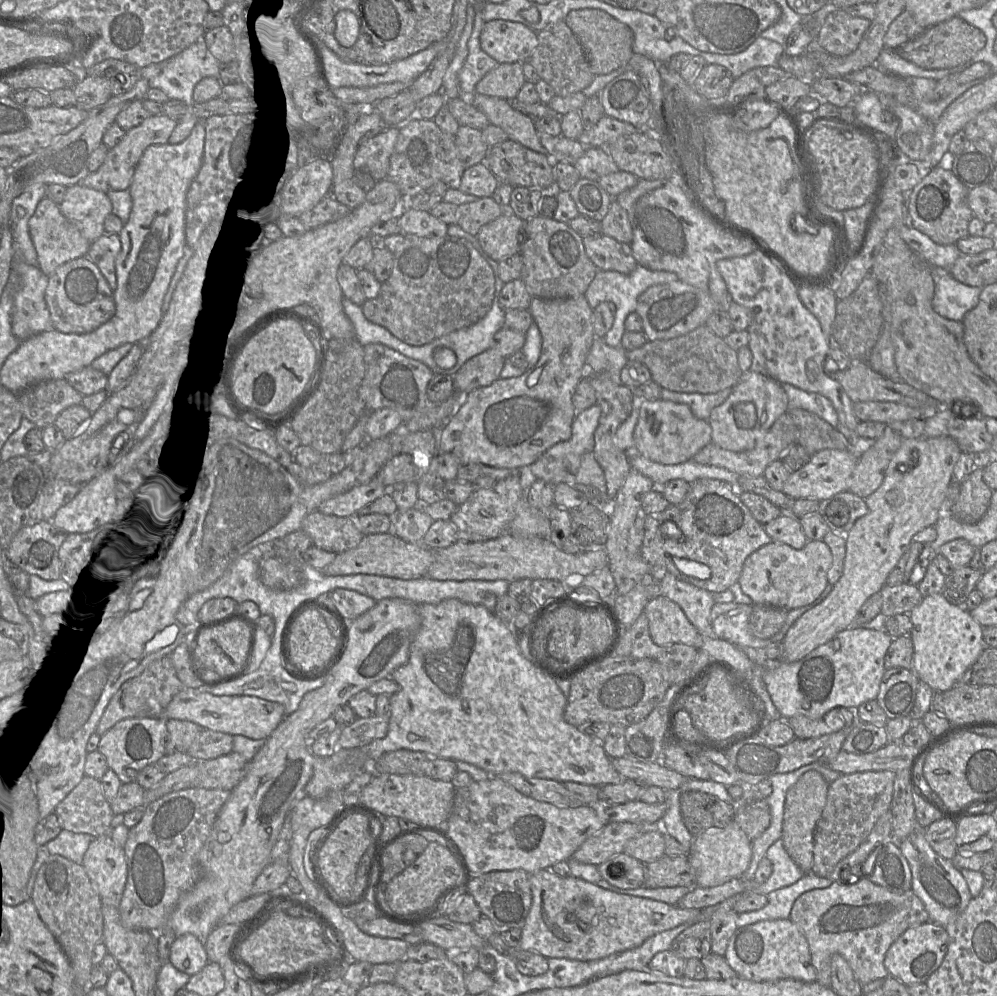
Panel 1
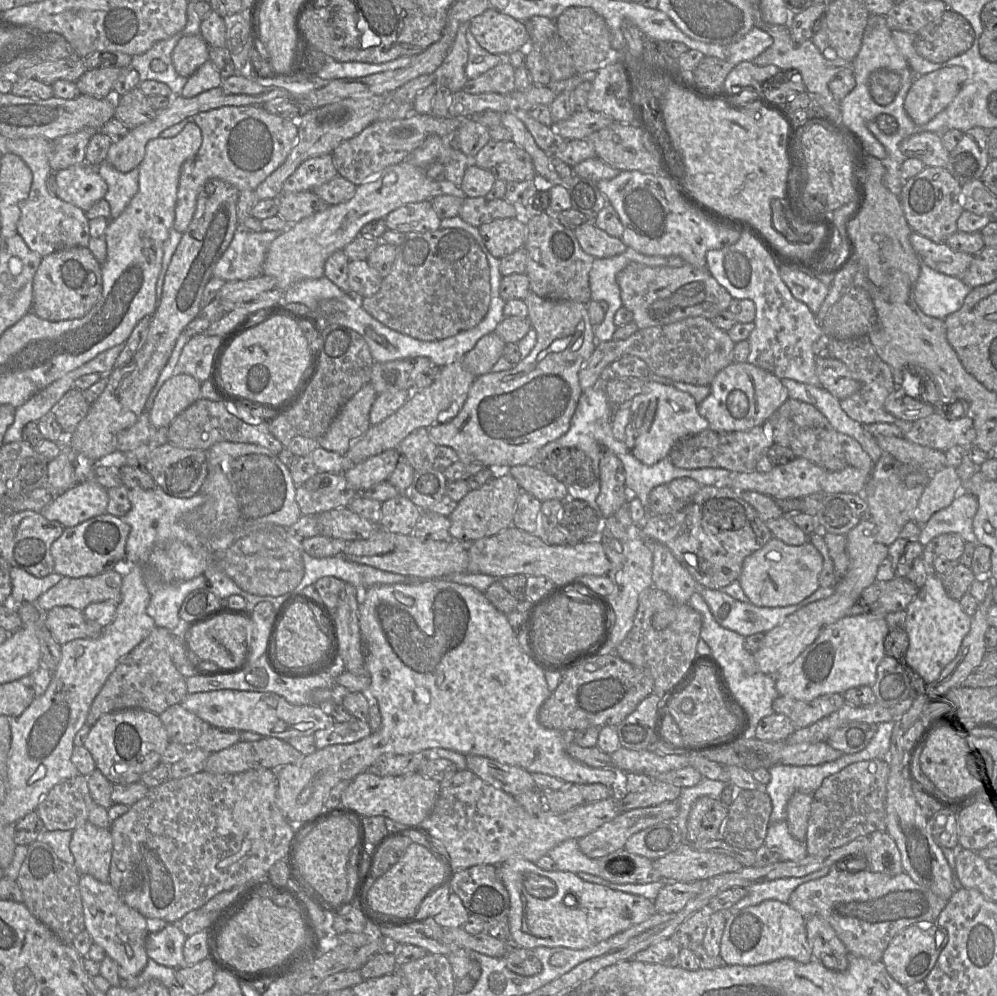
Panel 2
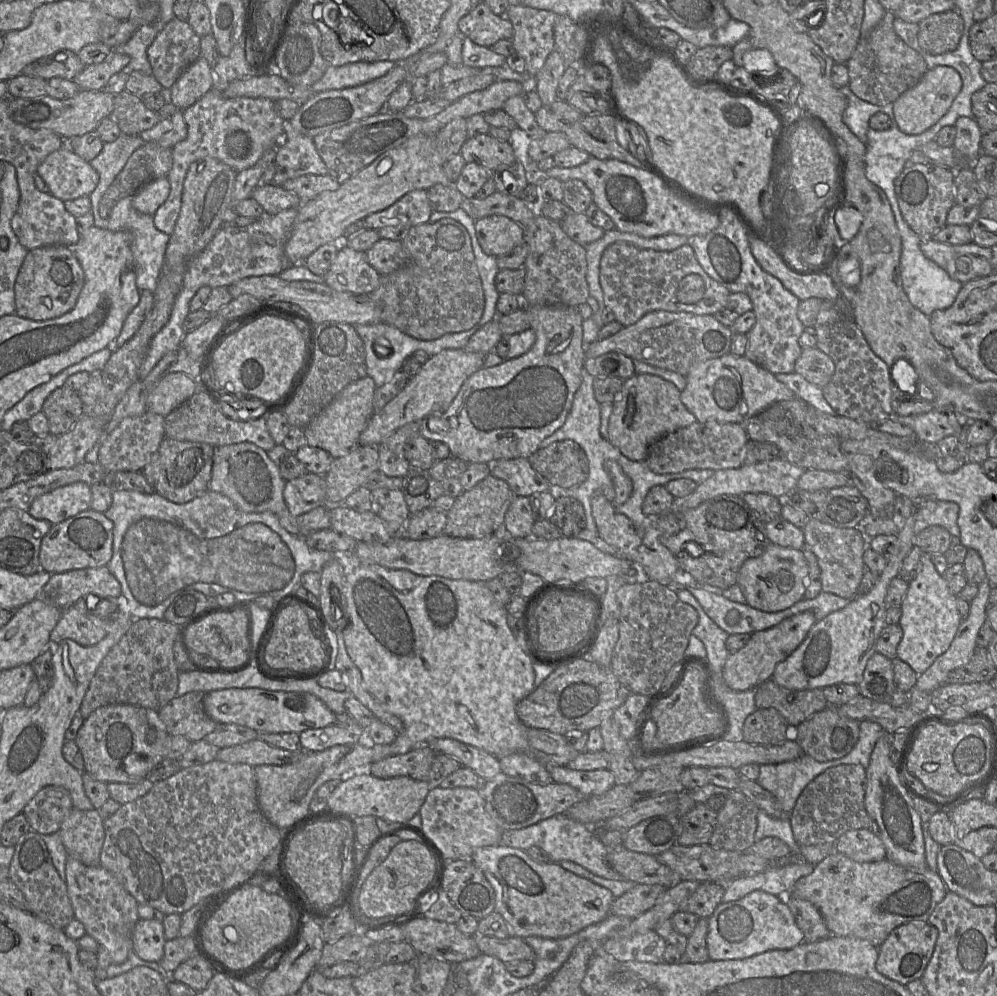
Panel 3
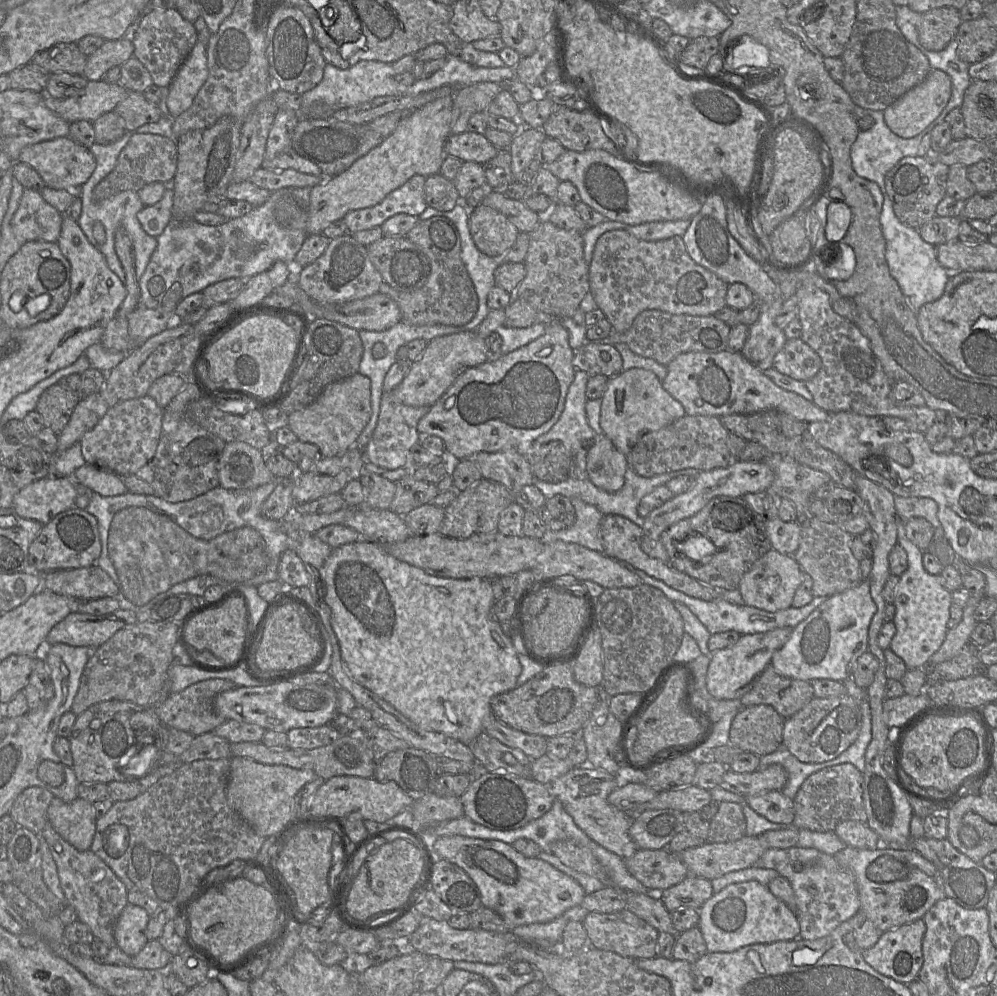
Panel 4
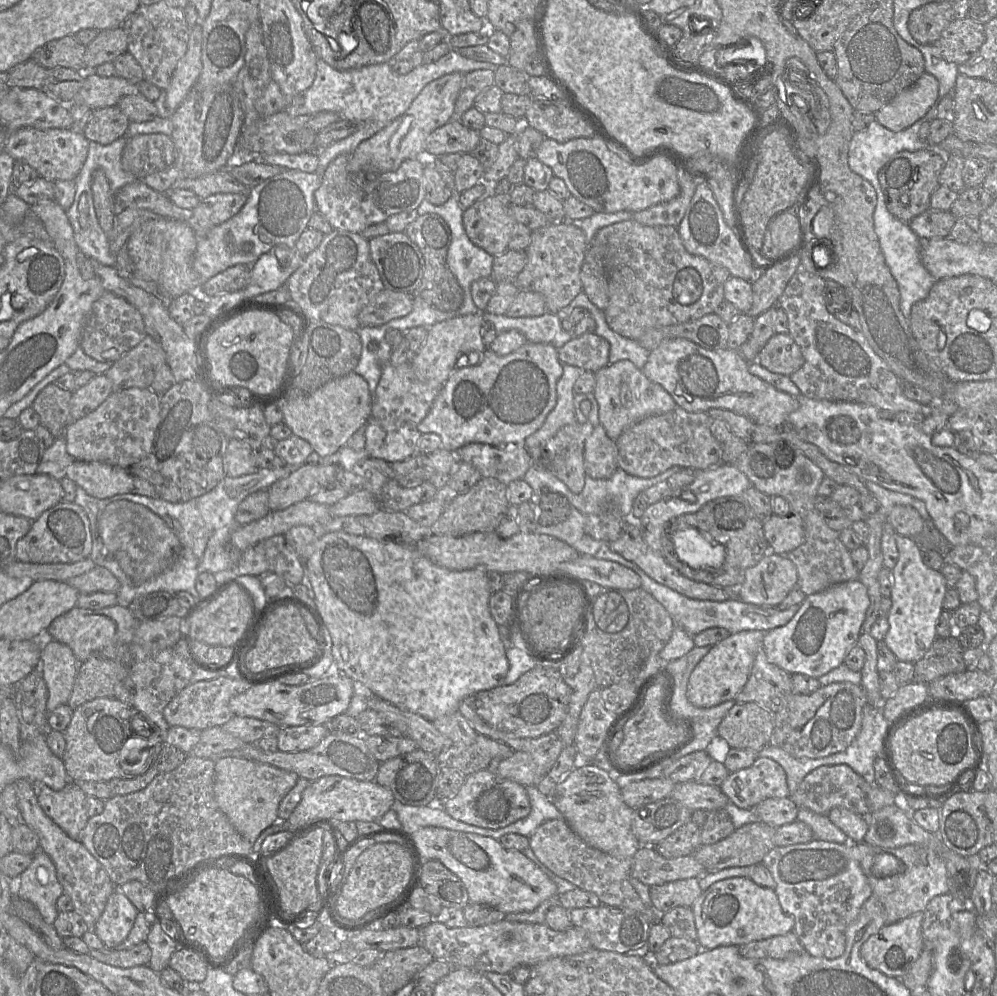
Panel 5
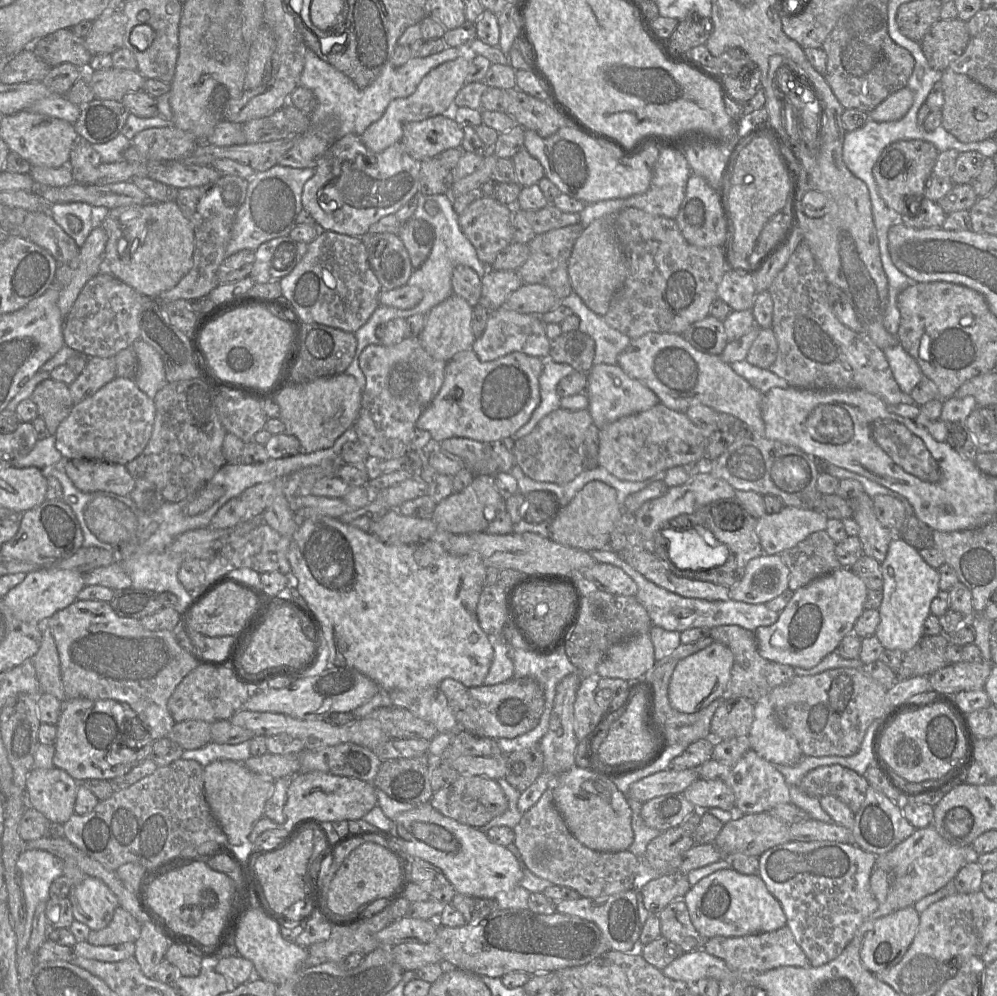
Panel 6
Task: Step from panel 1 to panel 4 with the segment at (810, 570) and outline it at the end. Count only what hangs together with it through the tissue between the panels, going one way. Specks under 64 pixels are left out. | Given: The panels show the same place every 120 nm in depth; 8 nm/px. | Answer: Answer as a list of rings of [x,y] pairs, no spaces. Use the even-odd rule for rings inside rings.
[[[770,549],[742,576],[738,589],[745,605],[775,612],[792,607],[794,594],[801,582],[801,567],[793,555],[781,554]]]

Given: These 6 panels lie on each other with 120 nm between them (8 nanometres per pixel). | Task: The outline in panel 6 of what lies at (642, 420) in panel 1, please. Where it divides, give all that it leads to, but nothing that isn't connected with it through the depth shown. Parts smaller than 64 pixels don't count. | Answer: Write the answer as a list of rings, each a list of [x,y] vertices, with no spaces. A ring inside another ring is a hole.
[[[618,364],[594,365],[588,373],[585,393],[589,400],[588,410],[593,423],[599,429],[622,417],[649,410],[660,403],[659,398],[652,390],[628,376]]]

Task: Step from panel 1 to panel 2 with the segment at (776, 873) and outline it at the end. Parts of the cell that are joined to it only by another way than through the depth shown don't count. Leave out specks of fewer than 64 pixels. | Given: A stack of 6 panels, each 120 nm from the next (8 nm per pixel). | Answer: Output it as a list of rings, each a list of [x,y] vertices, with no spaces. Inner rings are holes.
[[[785,821],[769,825],[763,845],[776,850],[780,861],[798,861],[808,855],[804,844],[792,837]]]

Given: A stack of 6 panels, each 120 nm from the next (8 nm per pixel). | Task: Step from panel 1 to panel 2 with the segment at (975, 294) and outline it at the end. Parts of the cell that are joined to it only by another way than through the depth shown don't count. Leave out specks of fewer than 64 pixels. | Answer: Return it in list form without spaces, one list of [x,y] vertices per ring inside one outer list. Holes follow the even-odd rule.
[[[921,261],[914,297],[925,315],[944,320],[963,306],[972,289],[961,279],[937,272]]]

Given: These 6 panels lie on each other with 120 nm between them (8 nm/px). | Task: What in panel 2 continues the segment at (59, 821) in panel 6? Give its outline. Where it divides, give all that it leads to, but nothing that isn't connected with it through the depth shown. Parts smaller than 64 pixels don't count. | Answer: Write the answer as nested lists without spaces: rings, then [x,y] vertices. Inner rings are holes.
[[[87,822],[72,831],[69,844],[74,857],[74,867],[102,883],[109,882],[112,855],[112,836],[109,829]]]

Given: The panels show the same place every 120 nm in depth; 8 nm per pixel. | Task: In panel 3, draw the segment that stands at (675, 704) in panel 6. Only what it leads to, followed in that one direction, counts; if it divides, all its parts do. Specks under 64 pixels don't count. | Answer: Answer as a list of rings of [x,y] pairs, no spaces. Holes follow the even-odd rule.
[[[806,611],[784,619],[769,629],[752,633],[746,645],[731,652],[724,664],[722,676],[727,686],[735,691],[746,691],[771,679],[776,665],[784,661],[804,641],[816,621],[813,612]]]

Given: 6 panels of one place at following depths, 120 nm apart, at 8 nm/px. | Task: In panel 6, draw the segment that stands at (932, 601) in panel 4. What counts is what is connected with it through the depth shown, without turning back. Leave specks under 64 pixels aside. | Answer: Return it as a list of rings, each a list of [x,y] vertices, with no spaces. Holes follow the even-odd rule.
[[[894,538],[890,542],[881,570],[883,600],[878,609],[880,623],[875,636],[885,649],[906,652],[924,636],[924,622],[931,614],[931,602],[940,591],[940,575],[937,569],[923,560],[916,548],[900,538]]]

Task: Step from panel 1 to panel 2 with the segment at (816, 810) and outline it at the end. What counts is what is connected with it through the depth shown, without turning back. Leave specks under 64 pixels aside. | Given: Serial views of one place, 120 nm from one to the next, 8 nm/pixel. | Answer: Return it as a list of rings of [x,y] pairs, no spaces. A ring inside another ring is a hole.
[[[796,792],[787,803],[785,822],[792,837],[801,843],[806,839],[812,801],[812,794]]]

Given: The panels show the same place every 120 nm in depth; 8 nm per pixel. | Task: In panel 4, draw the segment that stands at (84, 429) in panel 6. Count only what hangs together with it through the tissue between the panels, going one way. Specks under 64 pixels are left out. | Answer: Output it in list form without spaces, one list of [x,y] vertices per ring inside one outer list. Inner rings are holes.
[[[148,395],[125,400],[109,407],[95,427],[86,432],[79,441],[84,460],[119,476],[134,475],[155,455],[163,412],[163,408]]]

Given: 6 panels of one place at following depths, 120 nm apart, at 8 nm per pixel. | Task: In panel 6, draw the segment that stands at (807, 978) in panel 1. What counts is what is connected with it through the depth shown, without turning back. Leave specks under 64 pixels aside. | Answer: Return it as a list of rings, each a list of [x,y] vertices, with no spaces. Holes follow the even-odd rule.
[[[730,869],[717,870],[691,886],[682,898],[688,908],[696,930],[705,938],[715,936],[739,937],[778,930],[787,925],[787,918],[780,902],[769,892],[759,875],[741,874]]]

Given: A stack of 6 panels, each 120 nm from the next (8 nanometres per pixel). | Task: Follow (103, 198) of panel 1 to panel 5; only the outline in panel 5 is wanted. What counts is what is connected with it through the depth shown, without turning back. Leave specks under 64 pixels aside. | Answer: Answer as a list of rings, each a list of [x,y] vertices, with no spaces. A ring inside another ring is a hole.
[[[20,128],[9,133],[4,150],[14,160],[22,161],[33,167],[41,177],[48,181],[74,180],[81,171],[88,155],[89,140],[83,133],[68,129]]]

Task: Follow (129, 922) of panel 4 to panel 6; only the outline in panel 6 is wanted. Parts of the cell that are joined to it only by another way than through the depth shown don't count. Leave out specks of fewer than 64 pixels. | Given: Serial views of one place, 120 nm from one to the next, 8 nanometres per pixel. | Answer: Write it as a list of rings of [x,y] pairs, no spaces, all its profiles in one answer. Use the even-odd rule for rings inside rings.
[[[93,877],[73,885],[68,899],[72,904],[74,919],[95,931],[105,928],[119,907],[118,899],[109,887]]]

